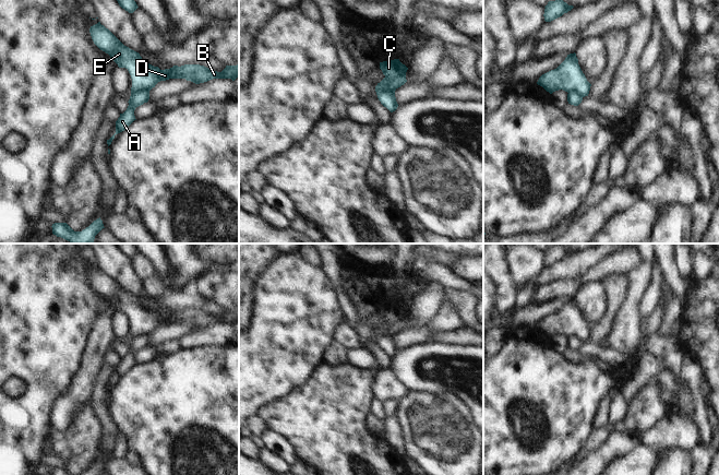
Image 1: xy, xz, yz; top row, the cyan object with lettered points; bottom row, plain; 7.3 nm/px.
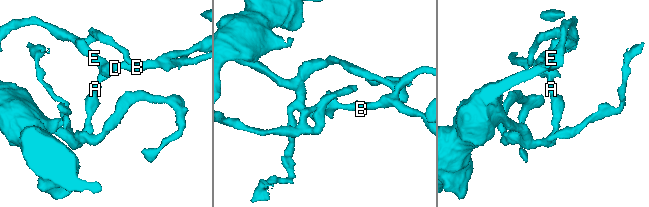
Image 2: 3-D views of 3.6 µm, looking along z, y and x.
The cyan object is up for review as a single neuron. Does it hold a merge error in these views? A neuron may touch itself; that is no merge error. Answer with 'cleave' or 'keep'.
cleave

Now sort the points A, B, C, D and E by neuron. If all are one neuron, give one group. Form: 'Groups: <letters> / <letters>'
Groups: A / B C D E

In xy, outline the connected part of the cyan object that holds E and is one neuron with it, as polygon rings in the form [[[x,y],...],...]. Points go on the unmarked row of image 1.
[[[98,266],[91,271],[89,277],[94,288],[108,298],[119,312],[125,312],[132,323],[131,334],[151,335],[160,325],[169,323],[185,323],[195,329],[204,328],[213,323],[231,323],[239,321],[239,308],[226,310],[221,317],[214,316],[200,309],[173,310],[170,313],[160,314],[145,307],[139,297],[124,290],[108,273]]]

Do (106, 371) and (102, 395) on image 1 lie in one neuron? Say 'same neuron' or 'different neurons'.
same neuron

